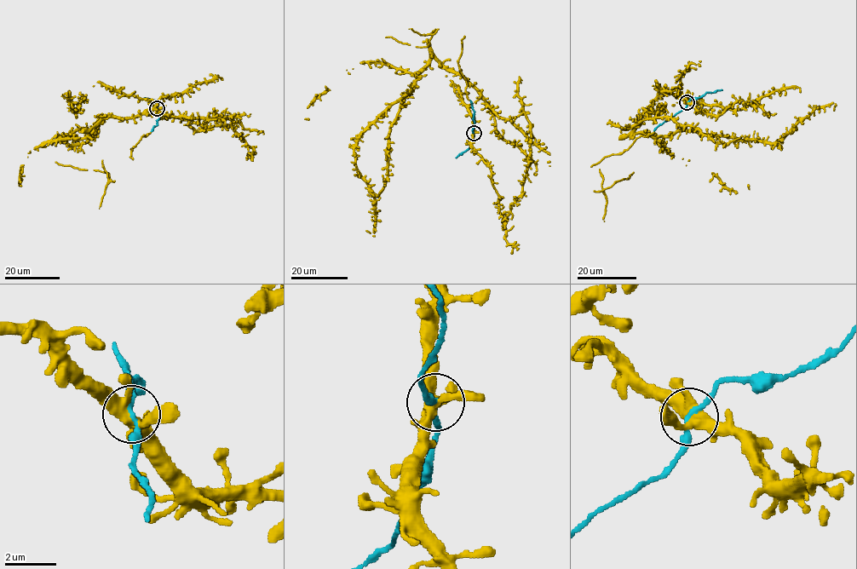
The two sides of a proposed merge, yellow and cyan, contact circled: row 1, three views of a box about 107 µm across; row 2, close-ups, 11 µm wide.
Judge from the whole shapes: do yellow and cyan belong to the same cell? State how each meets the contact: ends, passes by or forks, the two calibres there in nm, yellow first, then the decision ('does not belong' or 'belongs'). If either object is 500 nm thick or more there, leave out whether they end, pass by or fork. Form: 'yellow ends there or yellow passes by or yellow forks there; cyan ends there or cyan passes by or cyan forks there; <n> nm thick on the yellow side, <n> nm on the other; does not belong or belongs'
yellow forks there; cyan passes by; 420 nm thick on the yellow side, 170 nm on the other; belongs

